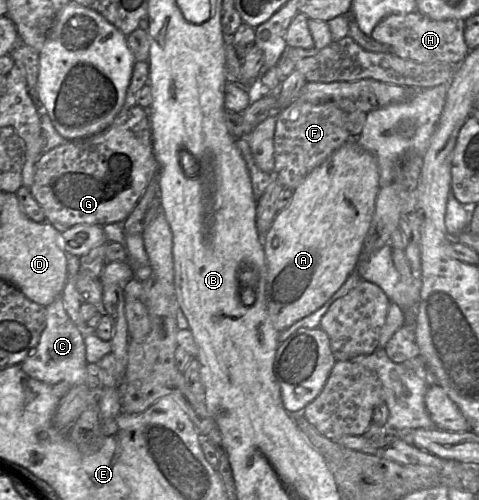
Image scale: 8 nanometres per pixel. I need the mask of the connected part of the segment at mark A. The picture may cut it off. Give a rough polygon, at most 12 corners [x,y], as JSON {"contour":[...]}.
{"contour":[[352,139],[262,240],[278,332],[356,270],[379,167]]}

